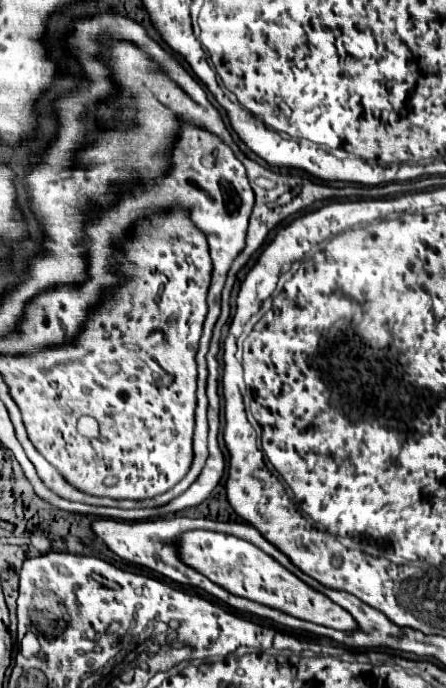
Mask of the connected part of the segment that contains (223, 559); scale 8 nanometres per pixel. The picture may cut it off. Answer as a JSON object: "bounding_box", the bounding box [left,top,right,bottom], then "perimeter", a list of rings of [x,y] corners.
{"bounding_box":[175,531,357,631],"perimeter":[[[187,531],[179,535],[175,547],[179,559],[187,567],[205,575],[209,581],[213,581],[215,585],[223,587],[233,595],[263,603],[297,619],[311,621],[329,629],[357,631],[357,621],[345,609],[331,603],[331,599],[325,599],[325,595],[311,589],[307,583],[303,583],[285,567],[281,567],[277,561],[273,561],[273,557],[265,555],[261,549],[253,547],[251,543],[245,543],[243,539],[213,531]]]}

